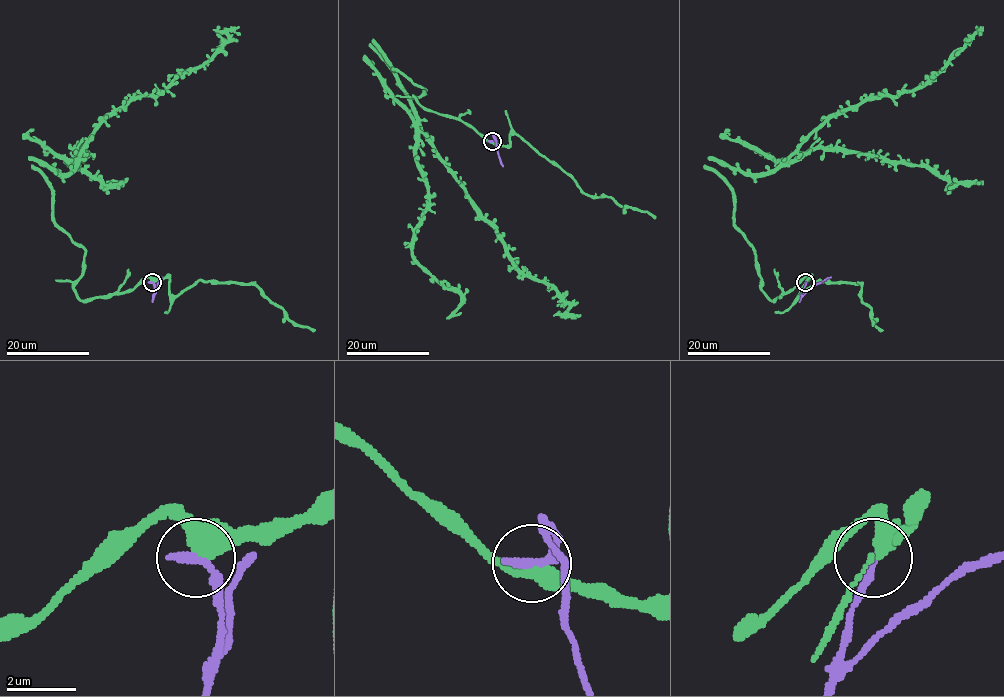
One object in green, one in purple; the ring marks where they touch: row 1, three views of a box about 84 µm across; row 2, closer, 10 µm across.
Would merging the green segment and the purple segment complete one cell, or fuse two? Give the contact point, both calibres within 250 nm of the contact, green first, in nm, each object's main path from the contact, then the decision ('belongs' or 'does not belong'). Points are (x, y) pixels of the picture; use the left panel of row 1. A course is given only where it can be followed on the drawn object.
(152, 282) | 360/280 nm | green via (152, 282), (77, 296), (85, 250), (55, 222), (53, 190), (30, 159), (67, 174), (107, 118), (239, 34) | purple via (152, 282), (155, 293), (155, 286), (162, 277) | does not belong

